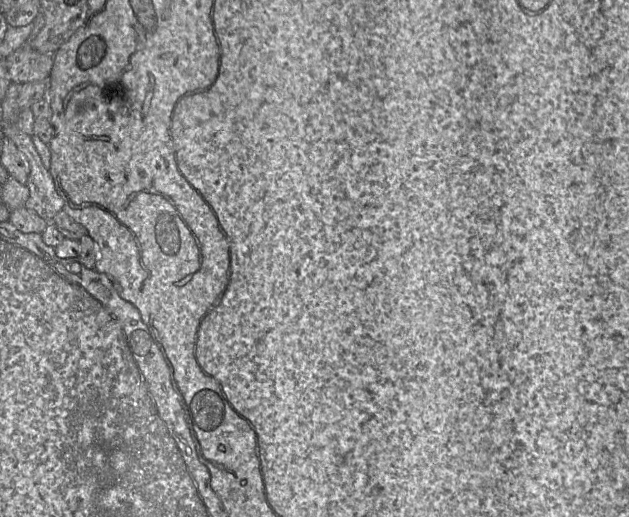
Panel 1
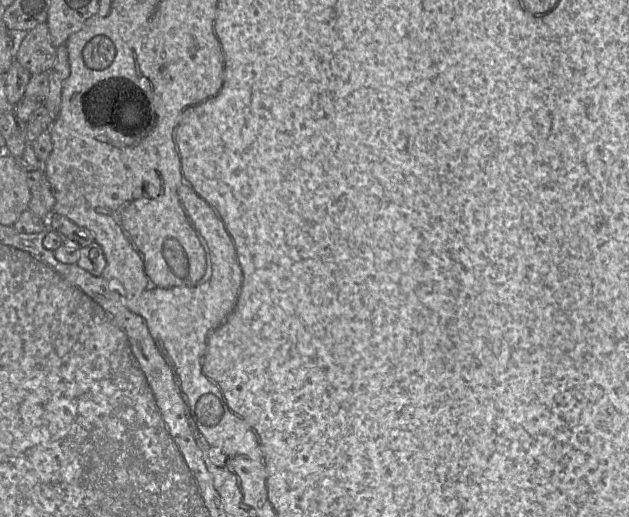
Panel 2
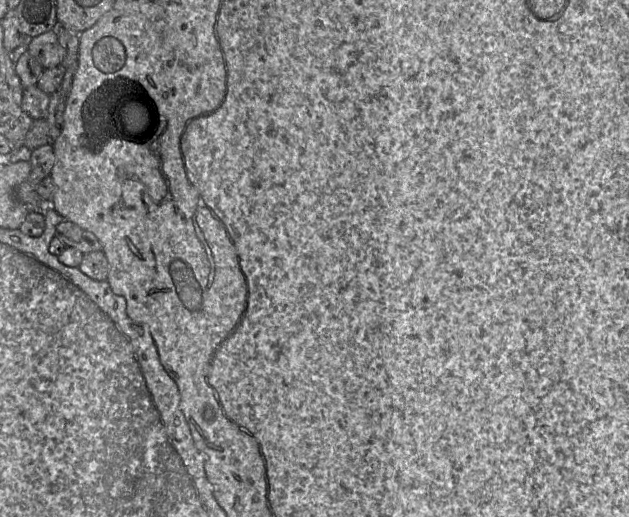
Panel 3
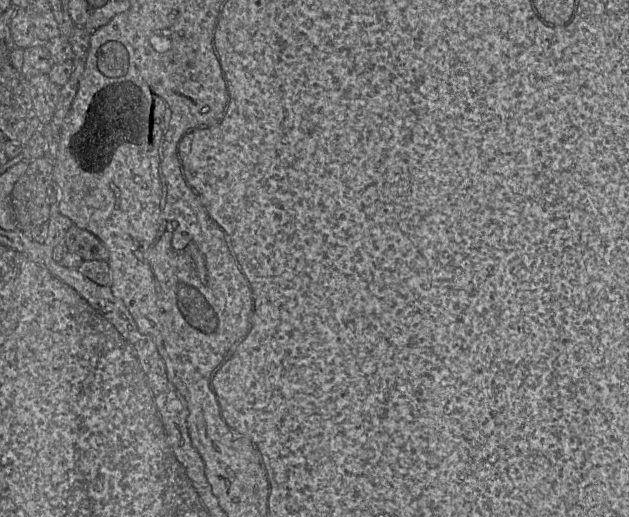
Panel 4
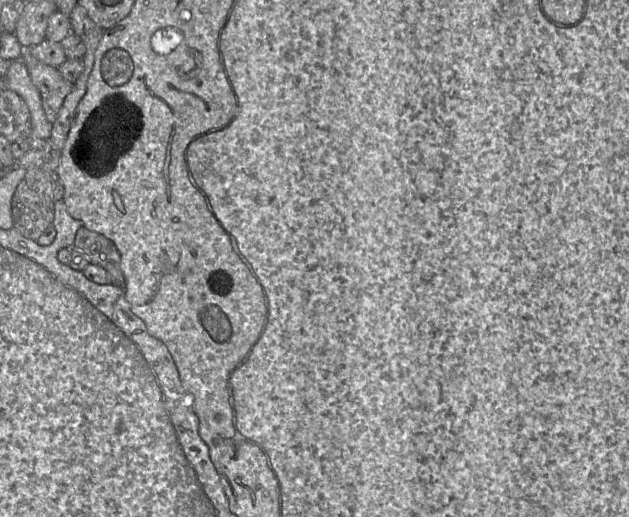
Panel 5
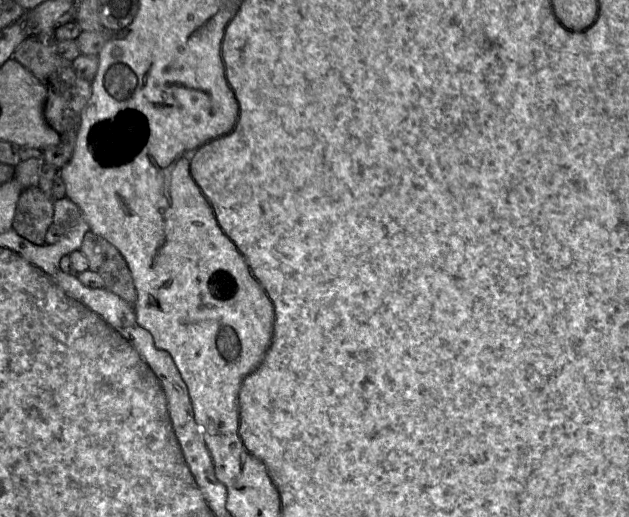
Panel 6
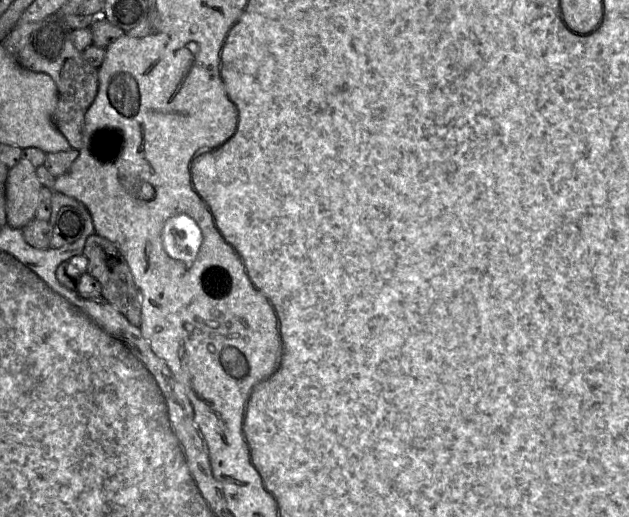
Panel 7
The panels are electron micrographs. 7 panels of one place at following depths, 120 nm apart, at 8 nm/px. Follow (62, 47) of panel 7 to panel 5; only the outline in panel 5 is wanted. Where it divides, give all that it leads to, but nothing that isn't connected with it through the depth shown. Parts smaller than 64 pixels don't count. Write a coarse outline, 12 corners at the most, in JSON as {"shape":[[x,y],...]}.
{"shape":[[23,48],[47,120],[53,124],[73,83]]}

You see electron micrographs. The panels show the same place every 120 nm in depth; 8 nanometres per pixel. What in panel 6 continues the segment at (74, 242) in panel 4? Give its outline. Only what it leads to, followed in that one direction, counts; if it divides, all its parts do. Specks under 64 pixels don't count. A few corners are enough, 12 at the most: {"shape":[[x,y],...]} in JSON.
{"shape":[[90,230],[79,251],[104,288],[133,307],[136,288],[122,254]]}

